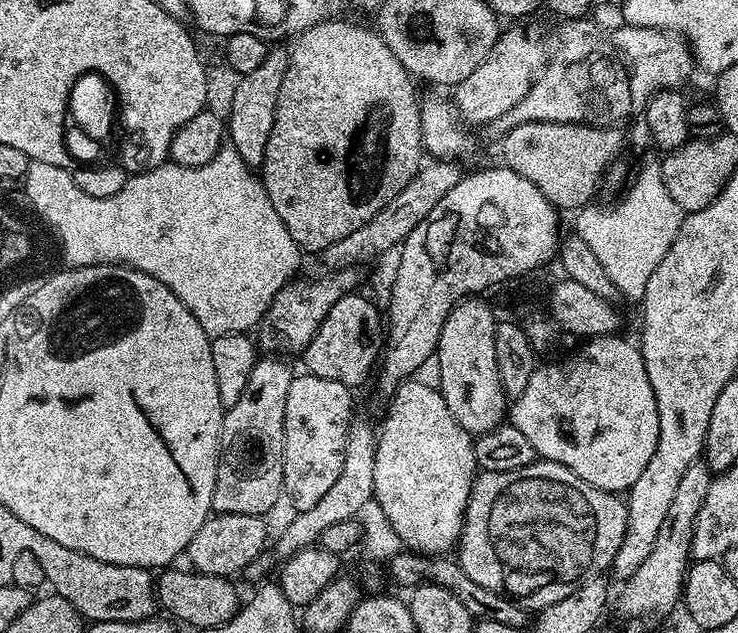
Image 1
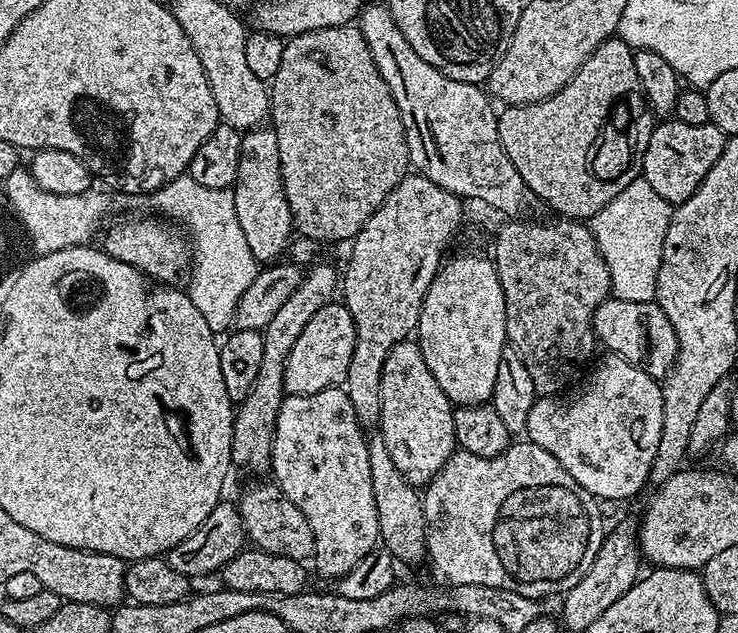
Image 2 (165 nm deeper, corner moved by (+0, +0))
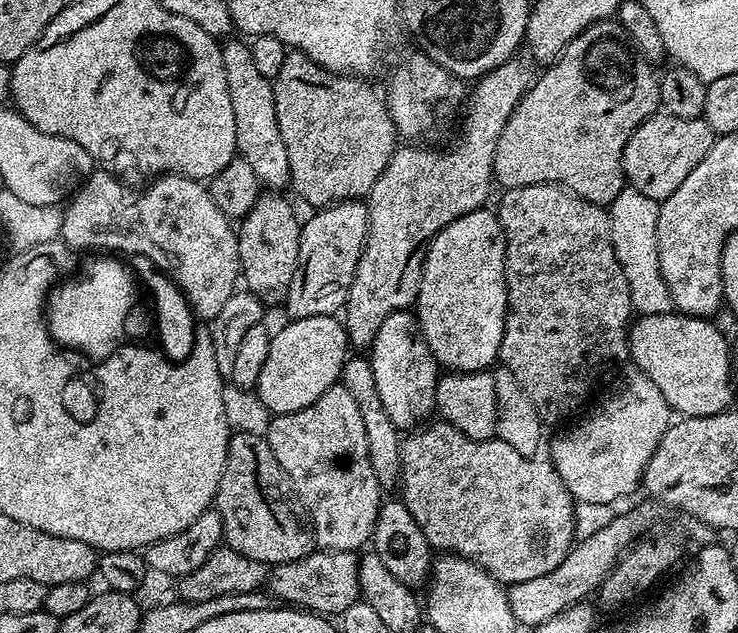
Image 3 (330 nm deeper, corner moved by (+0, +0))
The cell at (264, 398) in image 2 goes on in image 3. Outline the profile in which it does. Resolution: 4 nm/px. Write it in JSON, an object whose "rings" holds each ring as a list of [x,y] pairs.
{"rings":[[[363,199],[339,200],[327,208],[311,213],[309,220],[303,221],[300,229],[300,245],[298,246],[298,266],[294,270],[294,278],[290,281],[290,290],[282,305],[291,319],[310,318],[311,316],[336,316],[348,302],[350,286],[354,282],[354,270],[358,270],[358,258],[364,249],[368,233],[368,206]]]}

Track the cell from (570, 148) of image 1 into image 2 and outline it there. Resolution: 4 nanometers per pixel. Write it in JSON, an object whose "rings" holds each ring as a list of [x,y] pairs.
{"rings":[[[619,38],[605,40],[587,56],[584,65],[576,71],[574,78],[570,78],[570,82],[566,86],[562,86],[562,90],[558,90],[550,98],[533,104],[513,104],[505,107],[504,112],[499,113],[498,138],[502,138],[502,150],[506,150],[506,158],[510,158],[510,162],[514,162],[514,170],[518,170],[518,174],[522,174],[522,182],[526,182],[526,186],[530,186],[530,190],[534,190],[534,194],[538,194],[540,201],[551,211],[553,208],[556,211],[553,213],[559,214],[561,217],[581,222],[591,221],[592,216],[598,214],[598,210],[602,210],[602,206],[606,206],[606,202],[610,202],[618,194],[622,194],[622,190],[626,190],[626,186],[630,186],[630,182],[641,175],[646,146],[650,142],[650,134],[654,127],[654,117],[652,108],[644,97],[642,82],[638,82],[638,66],[634,66],[635,57],[636,52],[624,40]]]}

